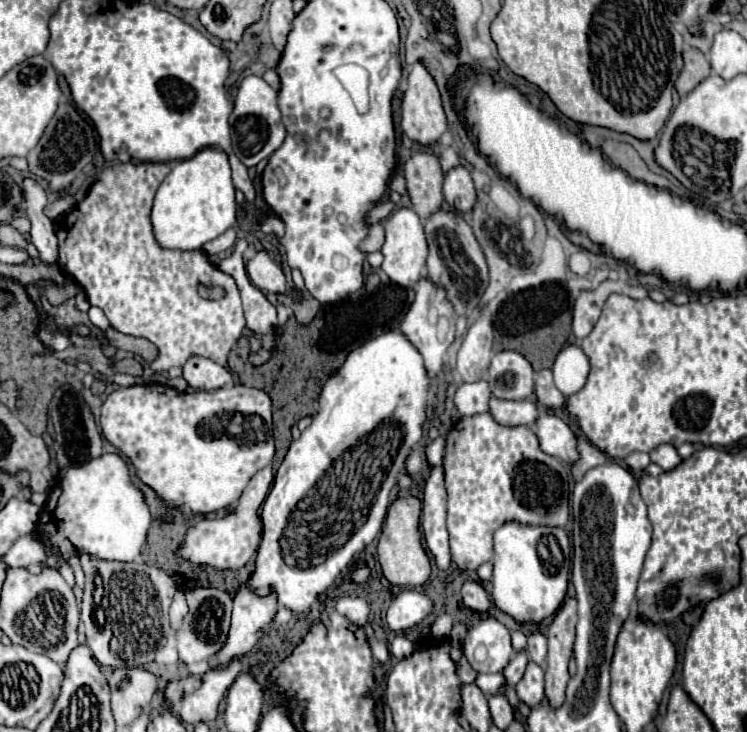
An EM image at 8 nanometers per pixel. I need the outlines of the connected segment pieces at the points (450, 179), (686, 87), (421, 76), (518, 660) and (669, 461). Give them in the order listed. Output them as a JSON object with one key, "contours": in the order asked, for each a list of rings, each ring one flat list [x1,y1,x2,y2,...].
{"contours":[[[456,166,454,170,446,172,444,198,458,212,470,212,474,208,476,190,474,190,474,182,464,166]],[[686,48,682,52,682,58,684,58,684,66,682,66,680,74,678,74,676,90,678,90,680,96,686,96,690,90,694,90,694,86,698,86,704,78,708,78,710,62,696,48]],[[420,62,412,64,412,72,408,76,408,90,404,92,404,98,402,98,400,128,410,140,414,140,422,146,430,146,430,144,438,142,440,136,446,132,446,116,442,110,440,92,436,88,436,82,432,80,432,76,426,72,426,68]],[[516,652,512,656,512,660,508,662,508,666,502,670,506,686,514,686,518,682,518,678,522,678,522,670,526,668,526,662,528,662,528,658,526,658,524,652]],[[662,444,662,446,654,448,650,452,650,458,658,466,662,466,664,470,672,470,672,468,676,468,682,462,682,458,678,456,678,452,676,452,676,448,672,444]]]}

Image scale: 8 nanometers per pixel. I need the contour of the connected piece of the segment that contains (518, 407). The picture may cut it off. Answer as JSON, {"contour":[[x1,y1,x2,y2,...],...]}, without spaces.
{"contour":[[492,398,490,400,490,414,502,426,528,426,528,428,532,428,536,424,540,410,532,400,510,402,510,400]]}

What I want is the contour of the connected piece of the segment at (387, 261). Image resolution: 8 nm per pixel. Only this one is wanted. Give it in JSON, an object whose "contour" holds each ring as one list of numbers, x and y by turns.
{"contour":[[398,208,384,222,384,228,386,228,386,242,382,246,382,254,384,254,382,270,388,274,392,282,412,288,422,278,422,270,426,266,426,256,428,256,428,242,422,220,412,208]]}

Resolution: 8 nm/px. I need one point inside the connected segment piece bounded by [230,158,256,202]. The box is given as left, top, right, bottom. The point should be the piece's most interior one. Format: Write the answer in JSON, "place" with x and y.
{"place":[240,177]}

